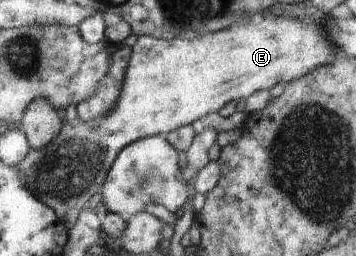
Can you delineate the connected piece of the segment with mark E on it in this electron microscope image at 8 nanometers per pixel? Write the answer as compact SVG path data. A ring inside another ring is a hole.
M288 16L258 17L250 23L240 23L216 33L206 33L204 37L198 37L194 41L188 41L186 37L154 39L154 36L142 34L131 49L132 55L125 73L122 93L112 111L87 122L77 117L73 122L62 123L58 137L50 145L39 154L29 148L26 157L16 166L26 189L58 213L58 217L64 219L67 226L72 227L80 219L80 213L86 209L88 200L100 192L113 161L128 144L148 136L166 137L177 128L192 124L208 113L219 111L229 101L243 102L258 90L270 90L281 81L288 84L312 72L316 67L328 65L339 51L325 31L323 19L303 22L300 18Z

